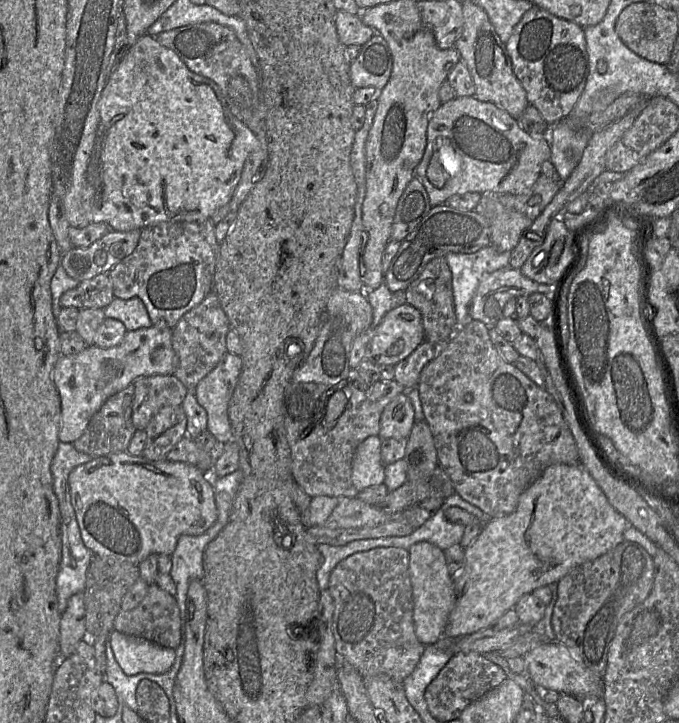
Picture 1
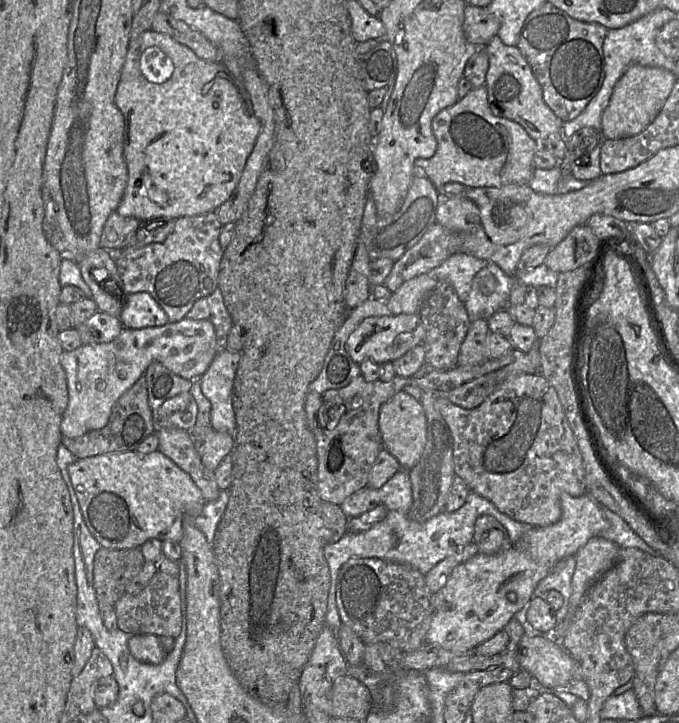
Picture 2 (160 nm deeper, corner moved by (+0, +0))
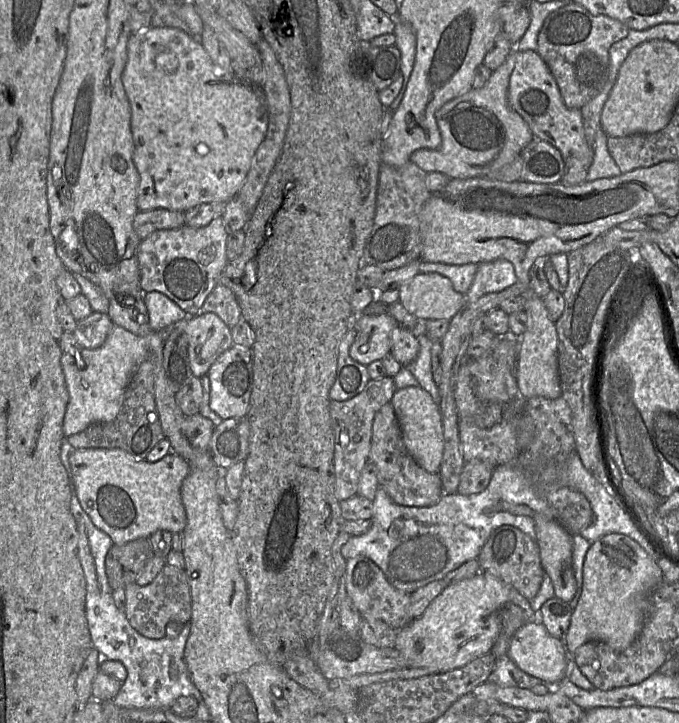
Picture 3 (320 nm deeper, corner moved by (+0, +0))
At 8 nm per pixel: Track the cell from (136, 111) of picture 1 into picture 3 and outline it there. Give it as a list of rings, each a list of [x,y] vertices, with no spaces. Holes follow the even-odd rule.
[[[150,26],[130,36],[127,44],[127,61],[121,80],[130,107],[130,129],[134,143],[133,161],[139,174],[138,210],[166,209],[185,212],[201,204],[227,203],[235,197],[246,179],[252,158],[267,131],[268,110],[262,88],[253,82],[235,76],[233,72],[230,74],[216,72],[216,68],[199,40],[189,33],[171,27]]]

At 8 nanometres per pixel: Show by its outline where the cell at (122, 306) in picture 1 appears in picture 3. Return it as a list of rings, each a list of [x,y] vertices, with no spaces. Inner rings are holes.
[[[158,291],[145,293],[143,301],[148,312],[148,324],[154,331],[164,331],[188,316],[174,301]]]

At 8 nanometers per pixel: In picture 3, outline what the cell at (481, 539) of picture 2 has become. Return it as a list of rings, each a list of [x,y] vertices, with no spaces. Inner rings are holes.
[[[503,525],[491,533],[477,561],[481,571],[498,577],[529,601],[537,595],[545,577],[536,540],[510,525]]]

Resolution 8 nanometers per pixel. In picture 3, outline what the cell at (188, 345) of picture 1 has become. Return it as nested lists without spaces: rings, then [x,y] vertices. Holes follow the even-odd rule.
[[[217,284],[210,292],[201,307],[201,312],[216,314],[230,329],[242,317],[241,308],[234,293],[221,284]]]

